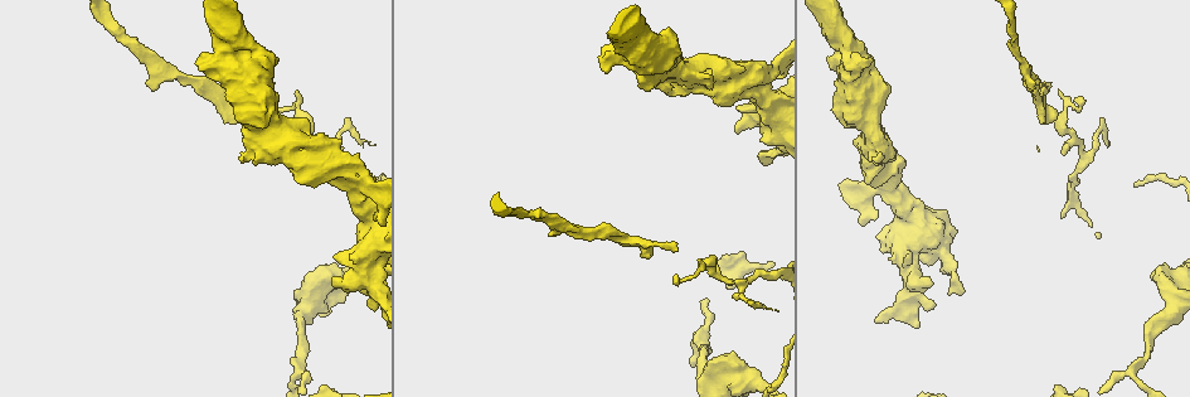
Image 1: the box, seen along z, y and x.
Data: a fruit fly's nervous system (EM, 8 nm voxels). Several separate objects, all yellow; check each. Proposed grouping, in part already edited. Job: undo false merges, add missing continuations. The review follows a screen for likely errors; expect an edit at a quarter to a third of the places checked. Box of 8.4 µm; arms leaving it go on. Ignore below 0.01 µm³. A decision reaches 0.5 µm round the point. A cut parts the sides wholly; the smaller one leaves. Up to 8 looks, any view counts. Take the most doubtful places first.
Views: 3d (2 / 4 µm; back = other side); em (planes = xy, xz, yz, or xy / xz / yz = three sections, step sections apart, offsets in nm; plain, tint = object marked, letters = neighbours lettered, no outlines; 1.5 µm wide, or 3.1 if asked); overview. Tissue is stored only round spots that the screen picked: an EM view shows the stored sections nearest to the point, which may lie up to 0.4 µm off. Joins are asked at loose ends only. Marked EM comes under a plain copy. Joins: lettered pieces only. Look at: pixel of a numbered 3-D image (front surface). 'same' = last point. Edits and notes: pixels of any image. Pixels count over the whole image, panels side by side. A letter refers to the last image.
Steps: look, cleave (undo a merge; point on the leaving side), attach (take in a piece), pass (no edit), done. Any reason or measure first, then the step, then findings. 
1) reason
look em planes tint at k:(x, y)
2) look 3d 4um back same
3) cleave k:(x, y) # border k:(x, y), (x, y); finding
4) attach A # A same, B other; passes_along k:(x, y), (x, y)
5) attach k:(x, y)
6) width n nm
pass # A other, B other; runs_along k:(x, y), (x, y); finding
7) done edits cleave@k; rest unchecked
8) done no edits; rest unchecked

an open end
look 3d 2um at 1:(733, 353)

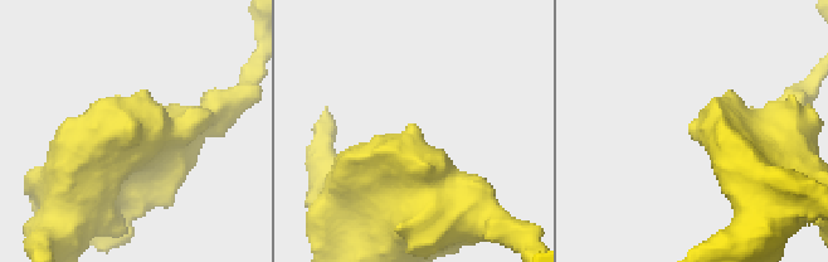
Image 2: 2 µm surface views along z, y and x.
look em planes letters at 2:(419, 129)

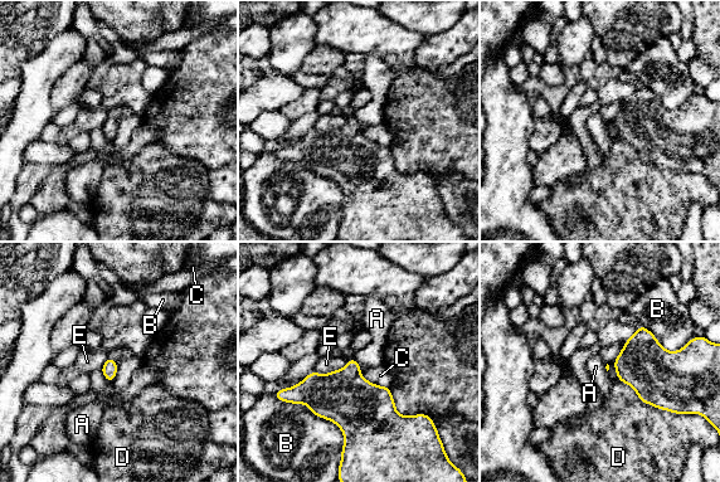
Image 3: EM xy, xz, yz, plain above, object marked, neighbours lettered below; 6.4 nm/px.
pass # A other, B other, C other, D other, E other; border 3:(117, 360), (117, 375), (112, 380); none of them fits

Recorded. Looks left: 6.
look em yz step 4 letters at 1:(717, 61)

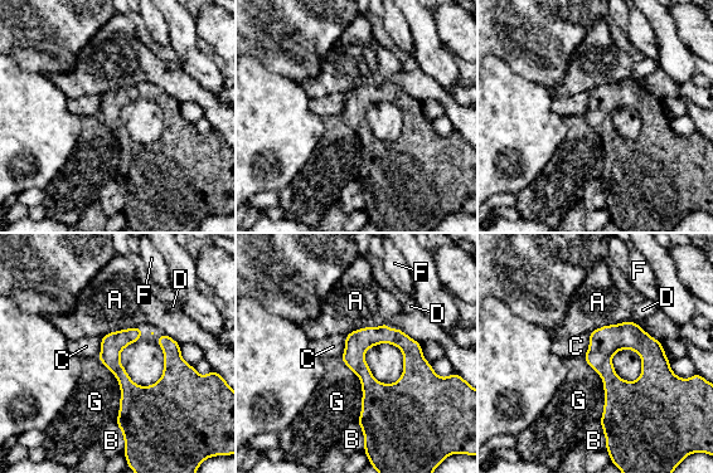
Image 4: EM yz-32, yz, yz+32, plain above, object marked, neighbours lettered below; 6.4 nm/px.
width 150 nm
pass # A other, B other, C other, D other, F other, G other; border 4:(588, 333), (588, 349), (582, 356); one neuron here

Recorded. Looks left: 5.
free end
look em planes tint at 1:(1064, 152)

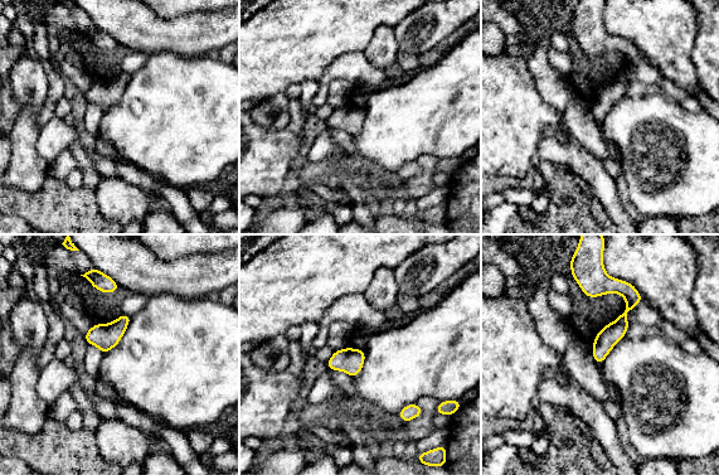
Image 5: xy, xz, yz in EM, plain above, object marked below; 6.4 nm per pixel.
look em planes letters same

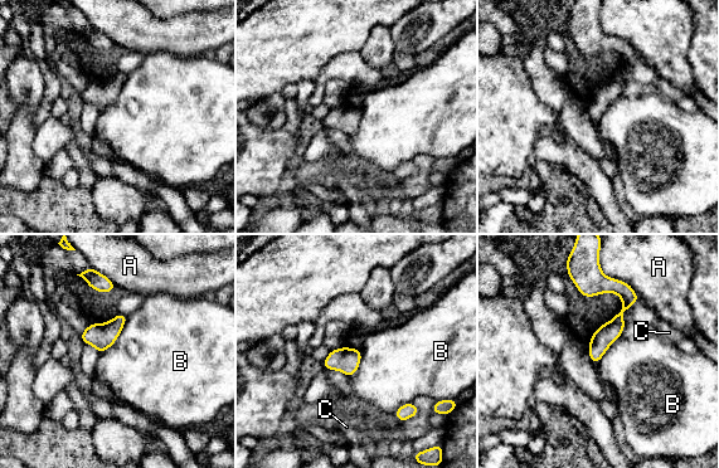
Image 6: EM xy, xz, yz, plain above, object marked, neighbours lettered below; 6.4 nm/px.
pass # A other, B other, C other; runs_along 6:(592, 279), (625, 297), (596, 359); no lettered piece goes on from it

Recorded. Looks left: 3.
done no edits; rest unchecked

